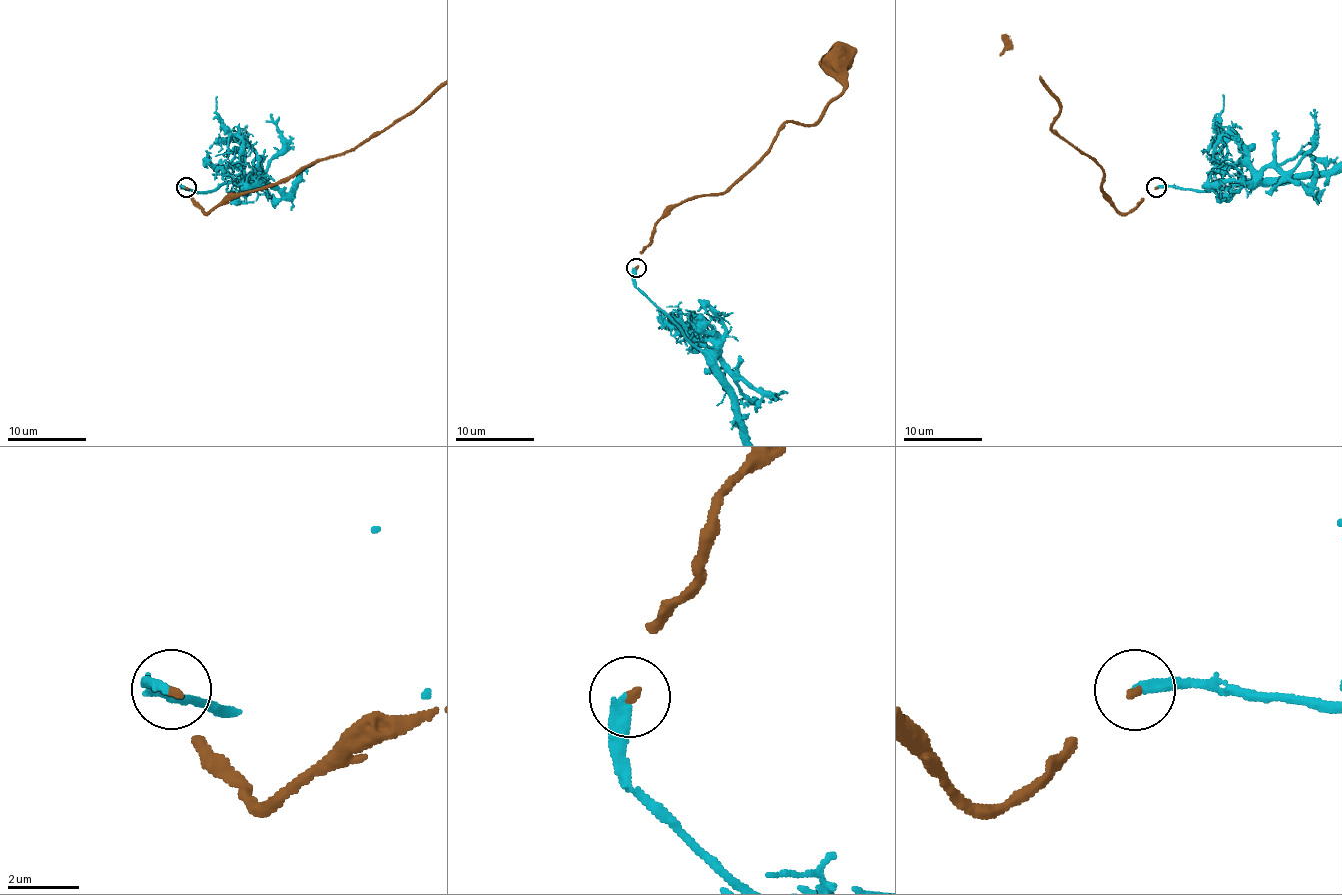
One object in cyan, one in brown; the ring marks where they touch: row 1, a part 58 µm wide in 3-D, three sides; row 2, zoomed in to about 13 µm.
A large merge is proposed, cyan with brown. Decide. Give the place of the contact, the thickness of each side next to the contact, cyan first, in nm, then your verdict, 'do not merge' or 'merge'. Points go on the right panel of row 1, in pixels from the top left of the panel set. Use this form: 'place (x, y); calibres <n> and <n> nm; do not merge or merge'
place (1156, 187); calibres 320 and 170 nm; merge

